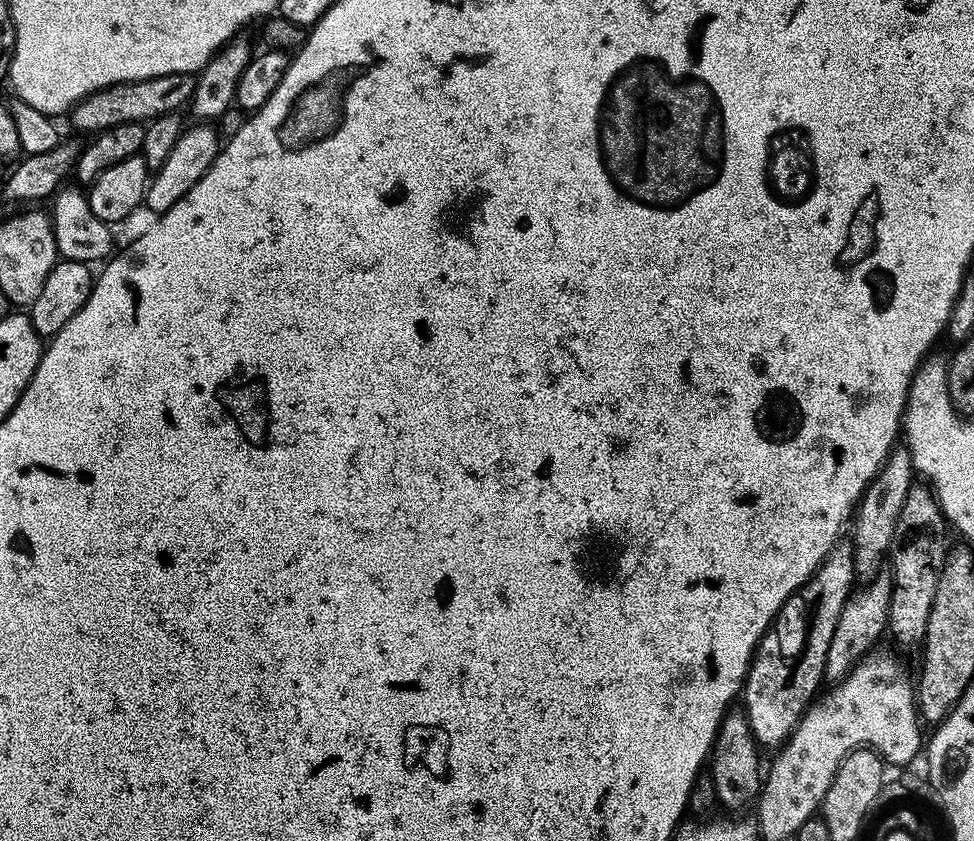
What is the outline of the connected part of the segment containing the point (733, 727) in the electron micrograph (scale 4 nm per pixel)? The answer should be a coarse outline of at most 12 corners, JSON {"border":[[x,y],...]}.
{"border":[[729,711],[712,744],[721,809],[759,801],[760,753],[743,711]]}

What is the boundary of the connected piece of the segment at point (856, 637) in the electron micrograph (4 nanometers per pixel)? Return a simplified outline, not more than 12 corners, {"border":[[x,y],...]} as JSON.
{"border":[[892,578],[845,602],[824,679],[839,682],[888,632]]}

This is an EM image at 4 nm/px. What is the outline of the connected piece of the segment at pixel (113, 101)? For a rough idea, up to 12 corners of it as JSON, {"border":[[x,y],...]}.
{"border":[[188,72],[101,86],[70,110],[80,132],[139,124],[191,101]]}

